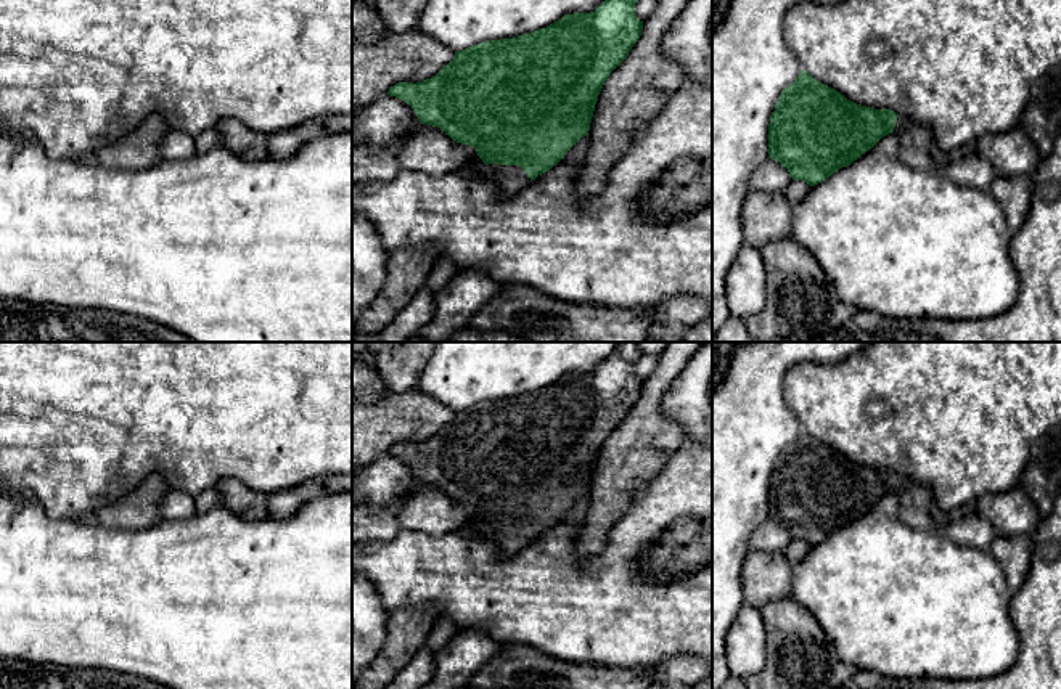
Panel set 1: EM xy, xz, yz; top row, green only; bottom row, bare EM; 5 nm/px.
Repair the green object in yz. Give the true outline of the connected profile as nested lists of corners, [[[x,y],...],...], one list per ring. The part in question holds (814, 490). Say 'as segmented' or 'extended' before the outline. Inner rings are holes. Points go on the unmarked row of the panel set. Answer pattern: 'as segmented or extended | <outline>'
extended | [[[807,430],[781,451],[768,483],[768,517],[788,528],[793,540],[810,546],[825,541],[892,493],[911,528],[936,530],[932,491],[891,469],[847,459]]]

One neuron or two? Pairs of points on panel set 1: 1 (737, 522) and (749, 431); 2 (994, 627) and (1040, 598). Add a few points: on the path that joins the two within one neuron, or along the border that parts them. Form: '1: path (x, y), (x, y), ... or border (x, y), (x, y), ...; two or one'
1: path (737, 500), (737, 453); one
2: border (1010, 596), (1010, 619), (1018, 640), (1018, 654); two

